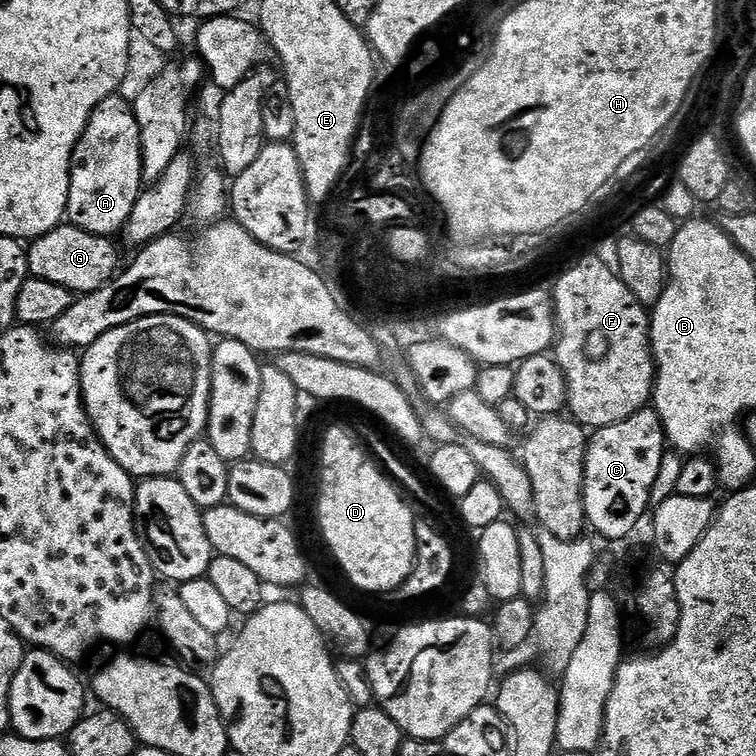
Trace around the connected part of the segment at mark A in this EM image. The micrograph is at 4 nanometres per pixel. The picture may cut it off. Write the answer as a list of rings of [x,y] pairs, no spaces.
[[[105,102],[93,112],[80,141],[72,151],[67,223],[95,236],[115,237],[136,205],[142,191],[140,131],[131,111],[120,112],[116,102]]]

